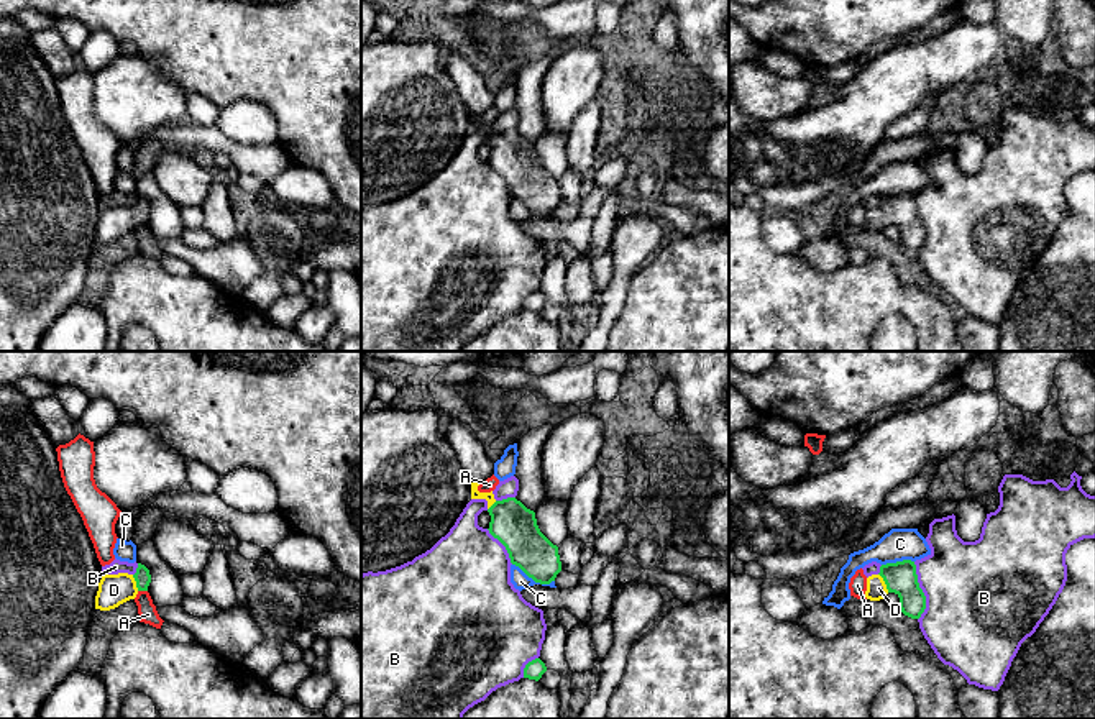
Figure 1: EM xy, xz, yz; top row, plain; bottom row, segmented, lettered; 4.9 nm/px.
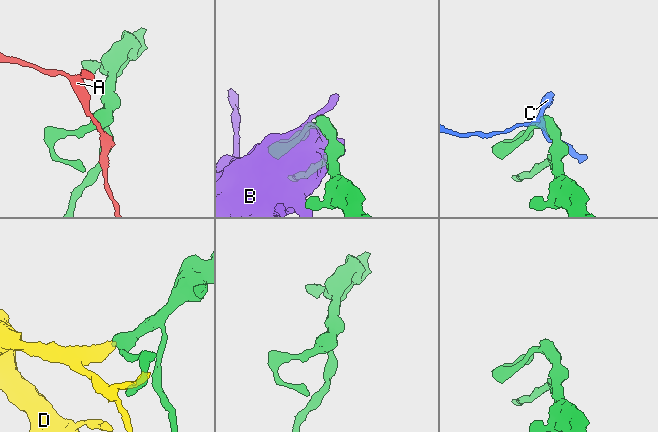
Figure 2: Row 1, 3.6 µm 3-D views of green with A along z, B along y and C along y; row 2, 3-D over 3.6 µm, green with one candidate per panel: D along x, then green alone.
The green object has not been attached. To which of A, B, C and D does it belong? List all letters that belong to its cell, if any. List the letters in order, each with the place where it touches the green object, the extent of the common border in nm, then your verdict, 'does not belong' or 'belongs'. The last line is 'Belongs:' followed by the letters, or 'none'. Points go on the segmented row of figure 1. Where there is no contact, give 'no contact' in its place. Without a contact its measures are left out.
A: xy (143, 590) | 50 nm | does not belong
B: yz (921, 591) | 280 nm | does not belong
C: xz (534, 580) | 220 nm | does not belong
D: yz (885, 583) | 110 nm | belongs
Belongs: D

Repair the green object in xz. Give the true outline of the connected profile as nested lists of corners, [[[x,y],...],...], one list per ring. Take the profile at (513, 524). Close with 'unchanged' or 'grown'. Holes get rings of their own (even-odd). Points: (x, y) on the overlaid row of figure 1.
[[[471,483],[471,499],[486,499],[491,515],[489,534],[507,550],[511,563],[540,584],[550,584],[561,571],[558,547],[538,529],[535,512],[515,497],[496,501],[493,491],[479,492]]] | grown

